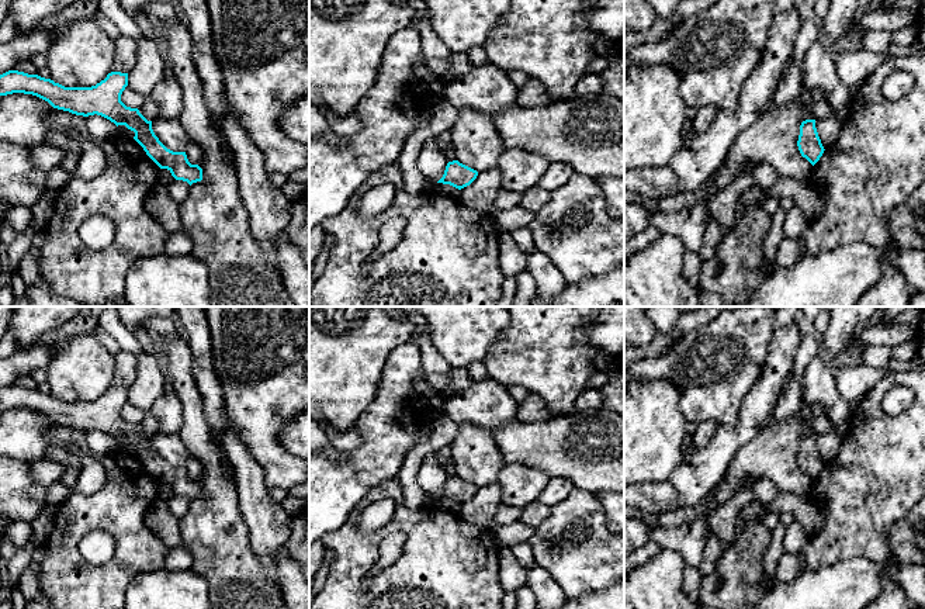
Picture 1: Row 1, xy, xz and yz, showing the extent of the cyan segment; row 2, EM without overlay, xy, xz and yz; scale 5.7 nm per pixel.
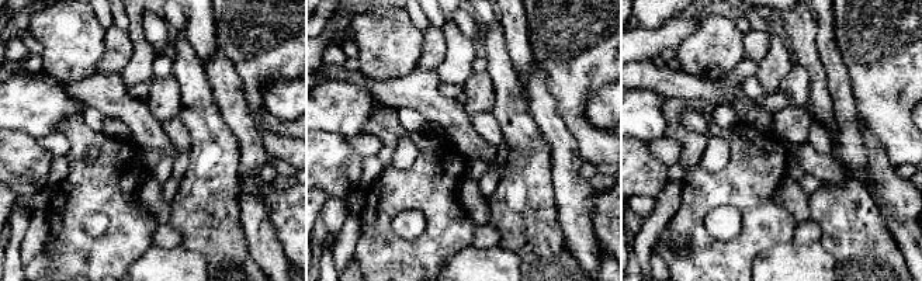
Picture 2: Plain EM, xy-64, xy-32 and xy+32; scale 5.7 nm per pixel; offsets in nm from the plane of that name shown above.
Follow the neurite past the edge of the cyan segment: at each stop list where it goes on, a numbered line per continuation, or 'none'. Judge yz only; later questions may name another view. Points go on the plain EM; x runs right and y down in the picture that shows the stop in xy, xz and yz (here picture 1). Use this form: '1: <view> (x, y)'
none

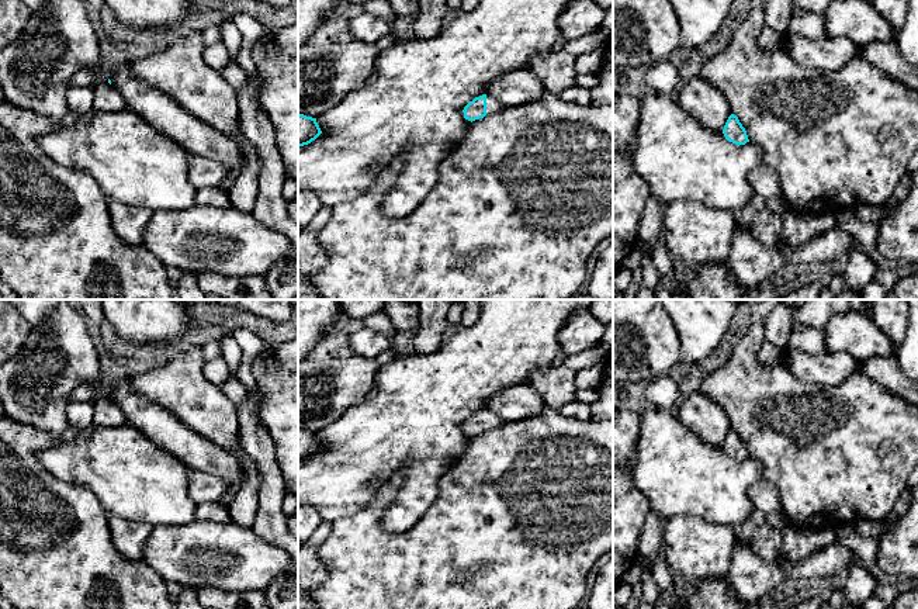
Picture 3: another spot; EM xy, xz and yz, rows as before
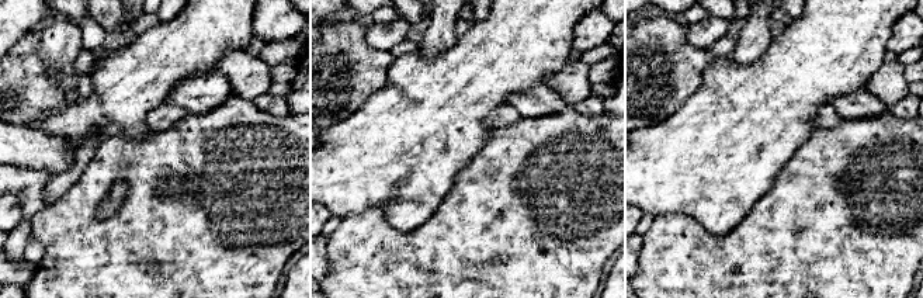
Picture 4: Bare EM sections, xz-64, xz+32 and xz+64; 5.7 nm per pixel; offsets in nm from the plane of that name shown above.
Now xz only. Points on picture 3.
1: xz (492, 419)

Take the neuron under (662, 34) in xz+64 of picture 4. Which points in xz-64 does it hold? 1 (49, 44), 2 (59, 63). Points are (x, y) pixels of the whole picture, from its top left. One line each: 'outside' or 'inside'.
1: outside
2: outside

